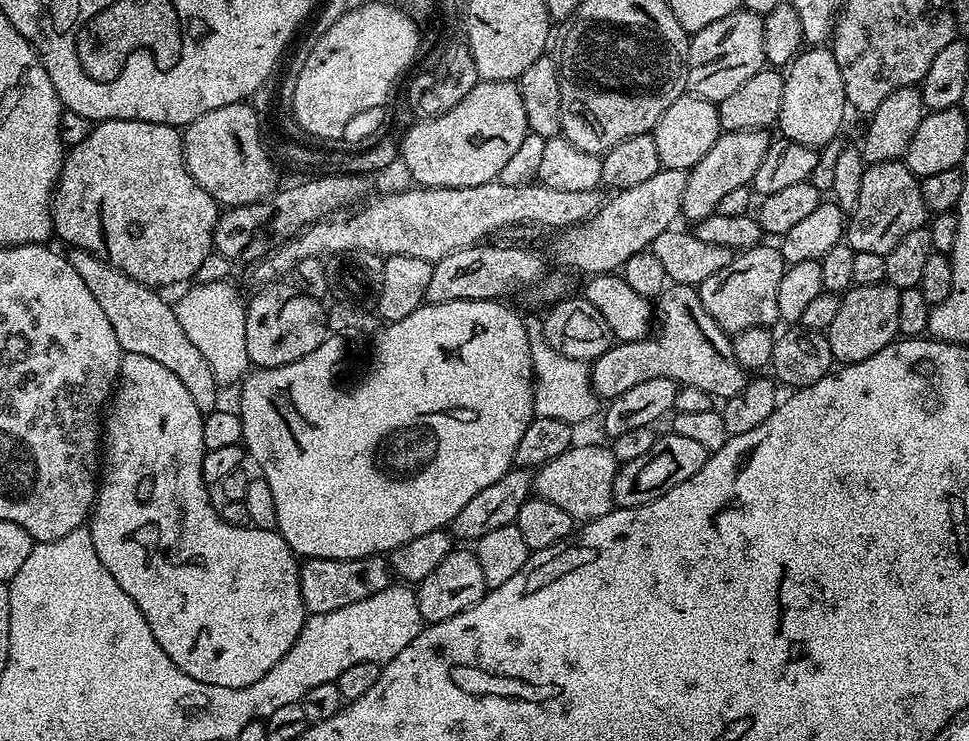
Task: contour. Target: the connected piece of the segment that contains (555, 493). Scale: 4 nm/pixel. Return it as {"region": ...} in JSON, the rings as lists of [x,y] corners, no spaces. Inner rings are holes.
{"region":[[[577,443],[541,465],[533,475],[532,487],[539,499],[554,502],[554,506],[566,510],[566,514],[570,514],[574,522],[597,520],[614,507],[614,478],[617,467],[618,461],[611,447]]]}

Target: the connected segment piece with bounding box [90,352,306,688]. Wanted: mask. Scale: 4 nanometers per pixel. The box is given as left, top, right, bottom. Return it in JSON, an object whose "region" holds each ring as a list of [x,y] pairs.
{"region":[[[123,353],[120,357],[120,375],[102,424],[102,471],[98,476],[96,503],[90,513],[90,531],[94,550],[98,558],[102,558],[102,566],[106,566],[106,570],[110,570],[110,578],[114,578],[114,582],[118,582],[118,586],[122,586],[122,590],[126,590],[126,594],[134,598],[138,610],[142,610],[150,626],[150,634],[158,638],[158,646],[166,650],[170,662],[174,662],[178,670],[190,674],[190,678],[206,682],[209,688],[245,688],[258,682],[258,678],[262,678],[262,674],[266,674],[270,666],[274,666],[274,662],[278,662],[282,654],[286,654],[286,650],[294,646],[302,630],[306,609],[300,593],[300,564],[293,559],[292,548],[279,531],[251,526],[230,526],[221,518],[217,505],[212,505],[212,500],[208,497],[209,485],[205,484],[202,478],[202,458],[206,451],[202,442],[203,425],[204,416],[198,406],[194,406],[194,398],[190,398],[186,386],[182,386],[182,382],[178,382],[178,378],[170,374],[166,366],[154,362],[154,358],[146,354]]]}

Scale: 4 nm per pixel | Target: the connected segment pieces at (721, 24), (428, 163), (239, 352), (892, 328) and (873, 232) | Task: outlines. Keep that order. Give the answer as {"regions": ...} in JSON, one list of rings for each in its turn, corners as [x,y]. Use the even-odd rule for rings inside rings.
{"regions":[[[[737,10],[710,22],[702,30],[691,33],[688,42],[688,86],[687,91],[703,100],[719,102],[734,94],[742,82],[754,78],[765,67],[762,54],[763,16],[747,10]]],[[[481,80],[462,102],[458,102],[458,106],[454,106],[454,110],[446,110],[442,118],[413,123],[407,131],[399,145],[399,155],[409,174],[416,179],[413,181],[425,188],[482,186],[497,179],[502,166],[506,166],[506,161],[518,151],[518,146],[522,146],[522,138],[529,133],[520,86],[515,80]]],[[[227,279],[193,283],[187,289],[189,292],[174,304],[178,326],[186,330],[186,338],[190,338],[202,358],[210,362],[210,370],[214,370],[214,378],[220,386],[239,385],[250,368],[246,354],[246,300],[229,284]]],[[[890,283],[874,286],[853,286],[840,296],[838,314],[826,333],[833,361],[841,365],[862,362],[898,336],[898,298],[900,289]]],[[[900,160],[868,164],[862,174],[858,206],[846,220],[846,243],[856,252],[885,256],[910,230],[929,223],[930,213],[920,193],[920,180]]]]}

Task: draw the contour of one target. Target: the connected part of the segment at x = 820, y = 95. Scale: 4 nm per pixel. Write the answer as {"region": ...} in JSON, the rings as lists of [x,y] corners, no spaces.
{"region":[[[808,46],[788,65],[782,86],[782,110],[778,110],[776,124],[779,135],[807,148],[824,148],[841,134],[844,108],[849,107],[846,90],[842,86],[842,70],[834,58],[831,47]]]}

